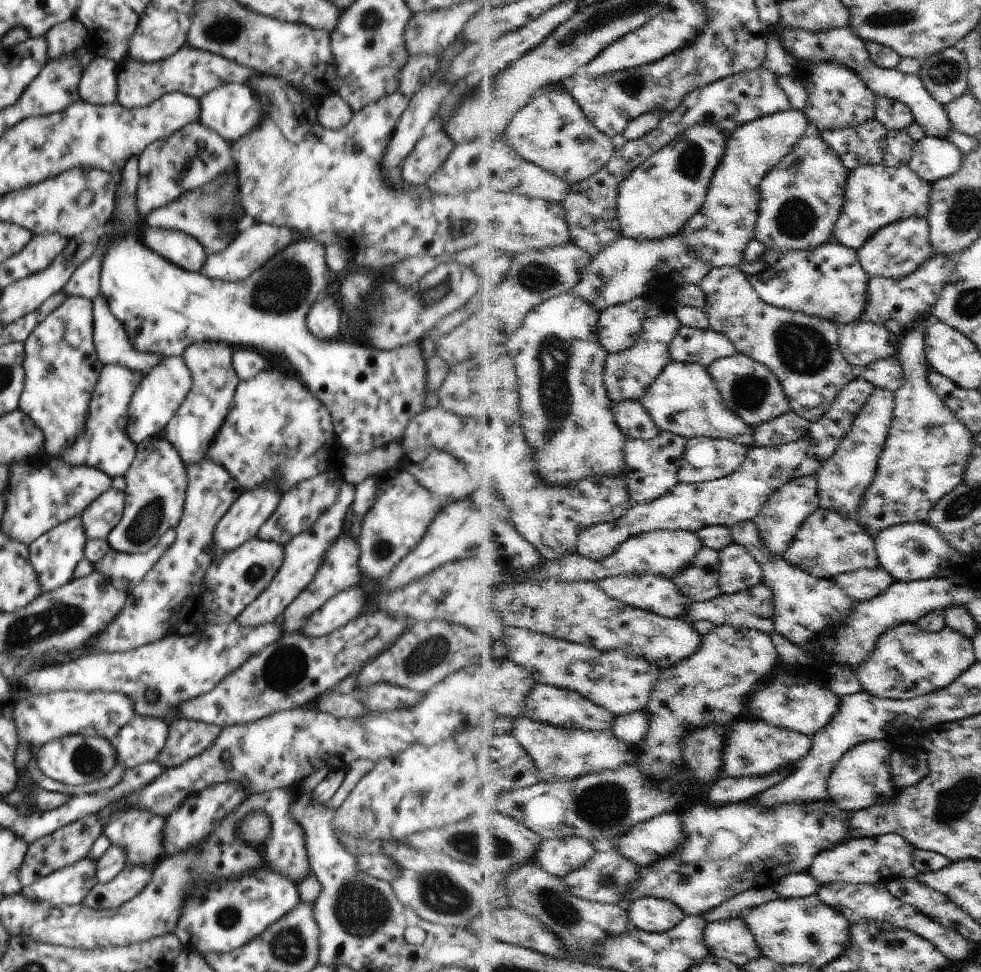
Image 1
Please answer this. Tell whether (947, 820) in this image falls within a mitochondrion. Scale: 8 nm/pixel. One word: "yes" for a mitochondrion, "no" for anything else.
yes

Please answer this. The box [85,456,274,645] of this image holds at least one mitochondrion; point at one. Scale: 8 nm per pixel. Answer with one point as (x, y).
(141, 530)

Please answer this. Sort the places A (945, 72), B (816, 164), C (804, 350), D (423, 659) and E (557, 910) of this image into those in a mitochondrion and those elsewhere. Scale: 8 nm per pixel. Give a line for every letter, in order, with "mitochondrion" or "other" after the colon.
A: mitochondrion
B: other
C: mitochondrion
D: mitochondrion
E: mitochondrion

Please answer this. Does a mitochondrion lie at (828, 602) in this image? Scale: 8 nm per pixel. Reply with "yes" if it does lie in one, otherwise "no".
yes

